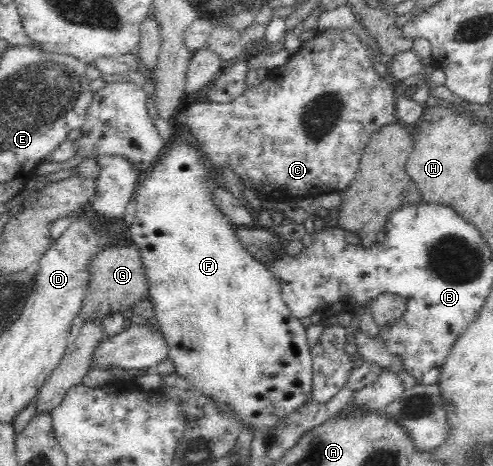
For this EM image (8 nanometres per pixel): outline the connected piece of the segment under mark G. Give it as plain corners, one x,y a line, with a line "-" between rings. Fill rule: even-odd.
133,245
111,246
100,251
90,261
90,280
86,296
83,298
78,316
74,319
73,327
78,329
85,319
102,321
107,313
127,311
138,301
148,297
148,283
144,265
141,261
139,247

